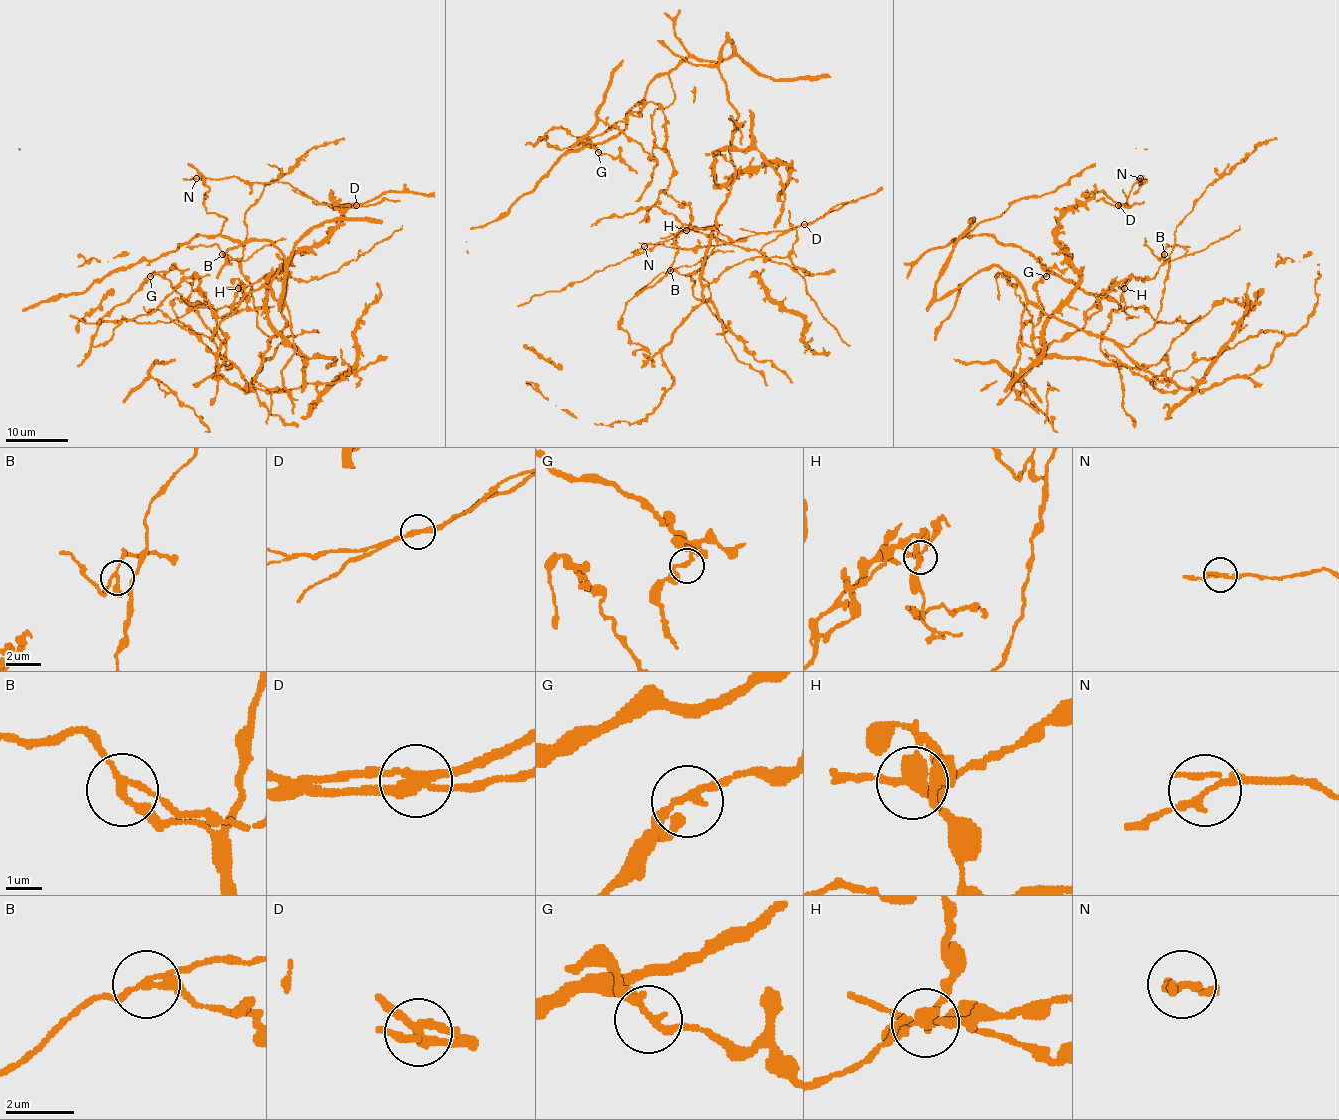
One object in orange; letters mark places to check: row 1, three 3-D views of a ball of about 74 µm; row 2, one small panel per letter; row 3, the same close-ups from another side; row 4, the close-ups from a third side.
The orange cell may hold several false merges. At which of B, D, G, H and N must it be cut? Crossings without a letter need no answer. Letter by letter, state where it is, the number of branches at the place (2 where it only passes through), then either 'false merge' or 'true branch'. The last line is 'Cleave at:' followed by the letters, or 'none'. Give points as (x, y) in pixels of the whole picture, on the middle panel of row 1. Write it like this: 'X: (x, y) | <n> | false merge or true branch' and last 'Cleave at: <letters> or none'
B: (670, 270) | 3 | false merge
D: (804, 224) | 3 | false merge
G: (598, 152) | 2 | true branch
H: (686, 230) | 4 | false merge
N: (644, 246) | 3 | true branch
Cleave at: B, D, H

